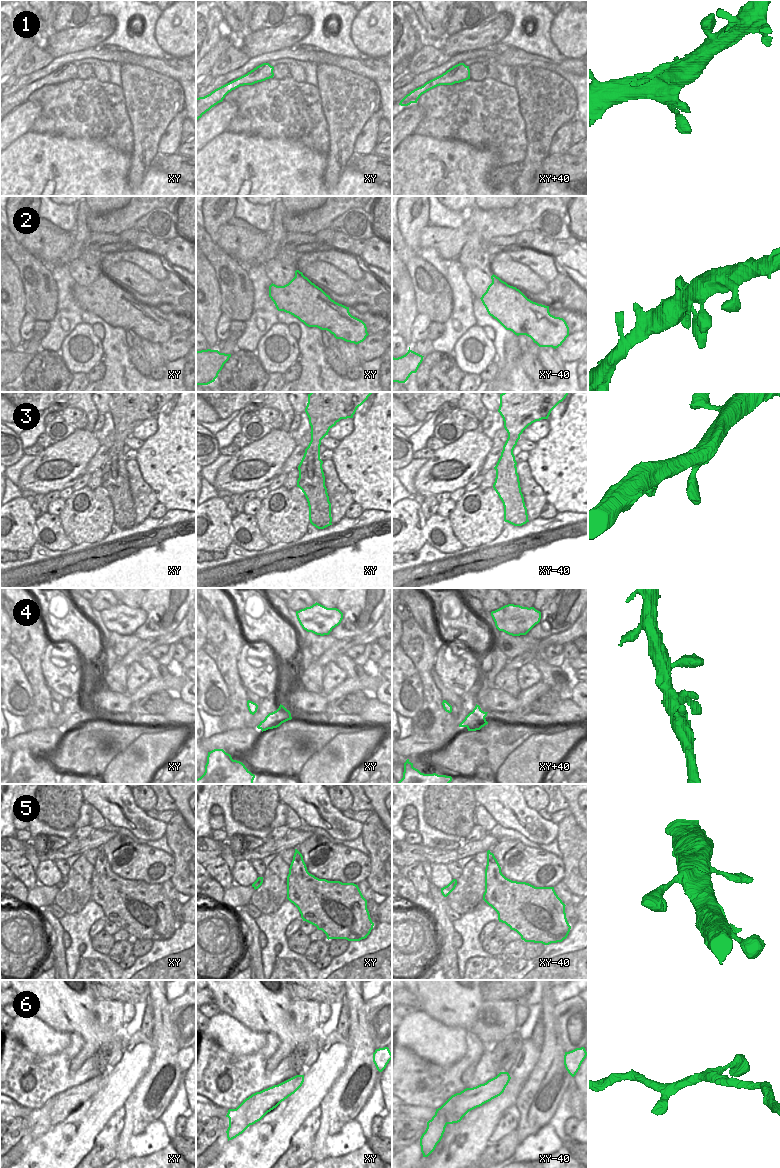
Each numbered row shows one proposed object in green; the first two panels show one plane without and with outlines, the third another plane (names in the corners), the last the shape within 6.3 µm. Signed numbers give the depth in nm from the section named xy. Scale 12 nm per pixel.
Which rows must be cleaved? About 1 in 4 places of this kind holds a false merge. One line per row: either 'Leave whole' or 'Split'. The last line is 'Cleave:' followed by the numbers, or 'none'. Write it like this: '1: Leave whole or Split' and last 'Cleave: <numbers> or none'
1: Leave whole
2: Leave whole
3: Leave whole
4: Leave whole
5: Leave whole
6: Leave whole
Cleave: none.

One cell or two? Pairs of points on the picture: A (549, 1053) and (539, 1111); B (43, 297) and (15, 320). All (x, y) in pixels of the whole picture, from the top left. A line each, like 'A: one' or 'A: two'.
A: one
B: two

